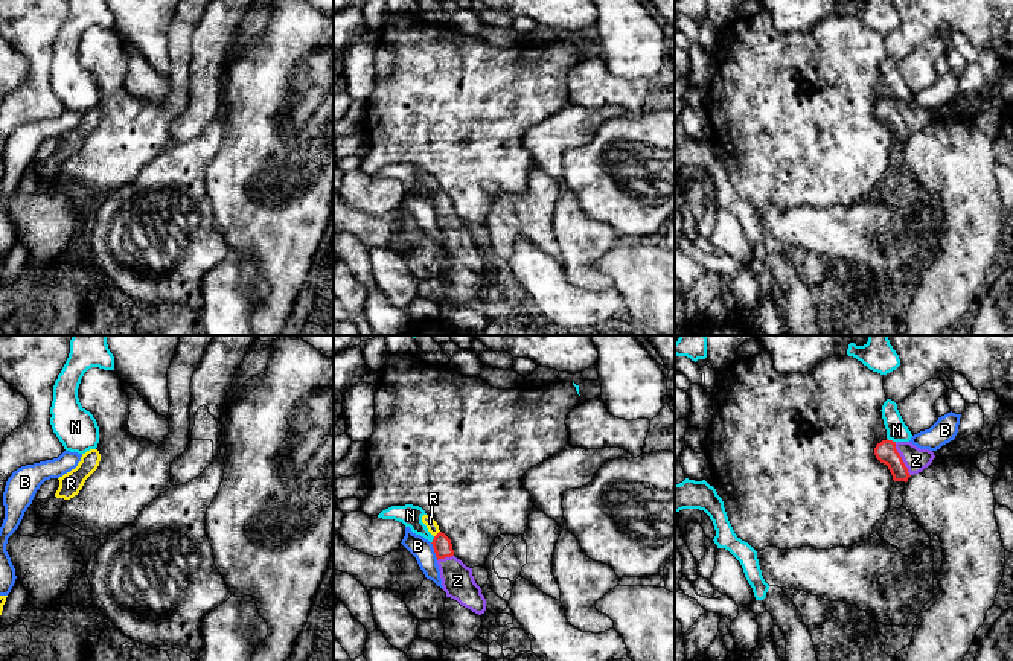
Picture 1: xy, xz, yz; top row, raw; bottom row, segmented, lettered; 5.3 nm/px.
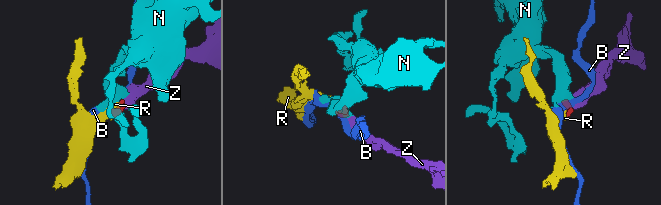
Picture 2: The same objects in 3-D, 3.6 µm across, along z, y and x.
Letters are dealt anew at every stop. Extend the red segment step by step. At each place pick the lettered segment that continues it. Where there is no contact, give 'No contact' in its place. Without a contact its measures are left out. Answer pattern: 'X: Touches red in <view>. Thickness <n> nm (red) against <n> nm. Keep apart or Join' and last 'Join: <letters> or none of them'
B: Touches red in xz. Thickness 100 nm (red) against 110 nm. Keep apart
N: Touches red in yz. Thickness 120 nm (red) against 110 nm. Keep apart
R: Touches red in xz. Thickness 100 nm (red) against 60 nm. Join
Z: Touches red in yz. Thickness 120 nm (red) against 120 nm. Join
Join: R, Z

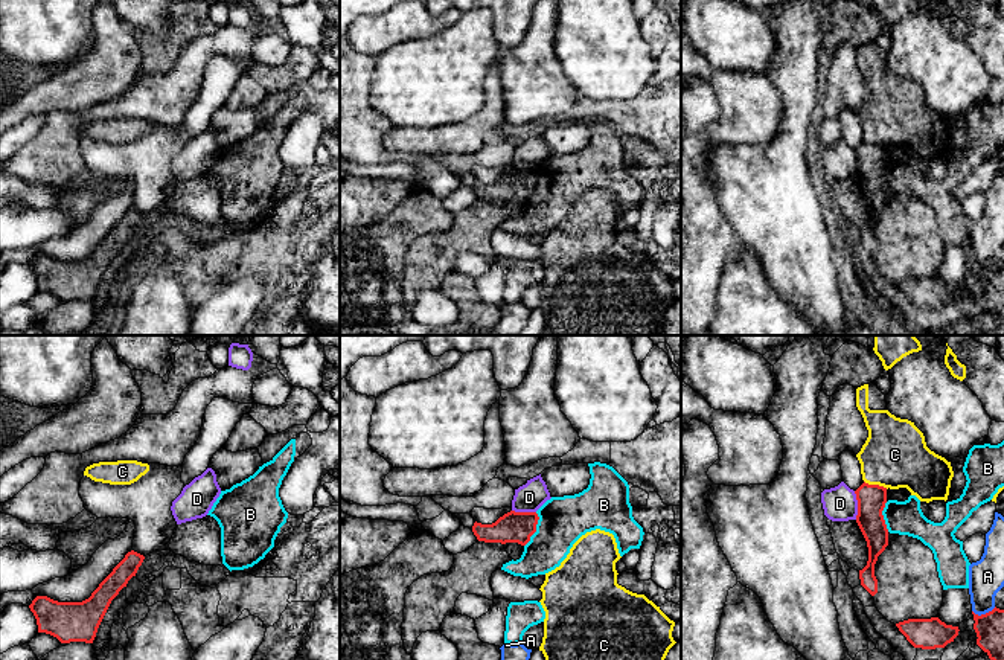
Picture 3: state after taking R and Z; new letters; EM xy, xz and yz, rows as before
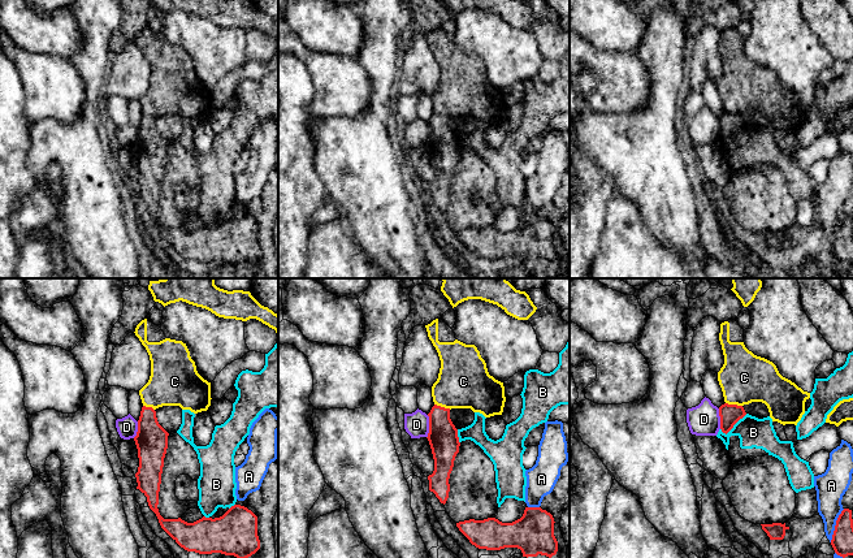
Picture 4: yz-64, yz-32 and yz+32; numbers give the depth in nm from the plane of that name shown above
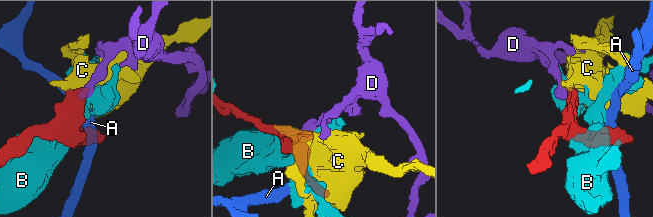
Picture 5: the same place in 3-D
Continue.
A: Touches red in yz. Thickness 150 nm (red) against 190 nm. Keep apart
B: Touches red in xz. Thickness 160 nm (red) against 260 nm. Keep apart
C: Touches red in yz. Thickness 150 nm (red) against 340 nm. Keep apart
D: Touches red in yz. Thickness 150 nm (red) against 180 nm. Keep apart
Join: none of them

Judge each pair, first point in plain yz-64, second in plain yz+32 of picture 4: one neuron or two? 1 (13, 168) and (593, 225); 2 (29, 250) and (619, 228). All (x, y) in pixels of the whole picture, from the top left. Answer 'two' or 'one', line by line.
1: one
2: one

